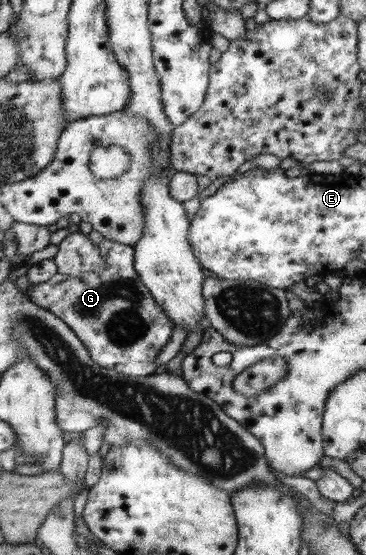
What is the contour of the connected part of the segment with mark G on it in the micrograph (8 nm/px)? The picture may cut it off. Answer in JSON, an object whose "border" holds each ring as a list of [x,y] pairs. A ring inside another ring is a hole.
{"border":[[[104,238],[97,245],[104,260],[103,270],[89,272],[83,278],[71,278],[57,272],[45,283],[30,285],[27,293],[33,303],[53,312],[55,316],[67,323],[85,344],[90,357],[100,367],[113,369],[131,377],[141,377],[155,373],[159,353],[169,343],[174,329],[171,318],[165,314],[165,310],[155,302],[149,289],[138,279],[134,268],[133,247],[134,245],[115,243]]]}

